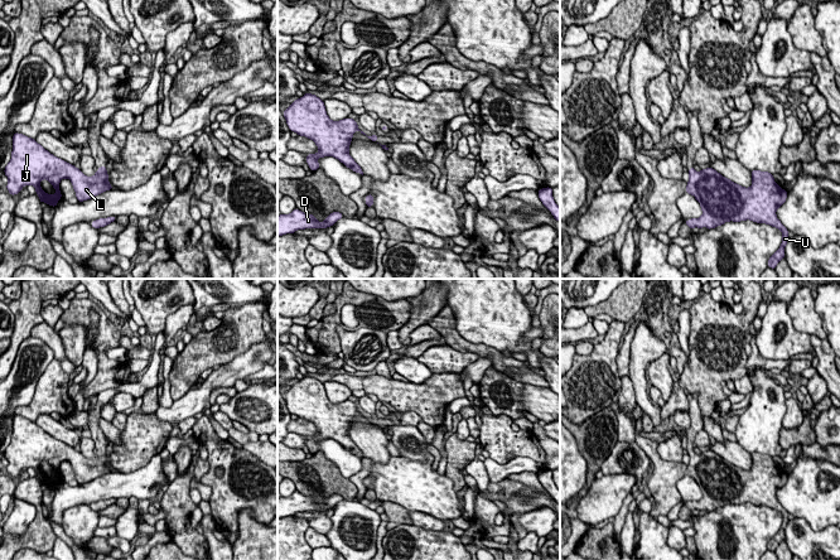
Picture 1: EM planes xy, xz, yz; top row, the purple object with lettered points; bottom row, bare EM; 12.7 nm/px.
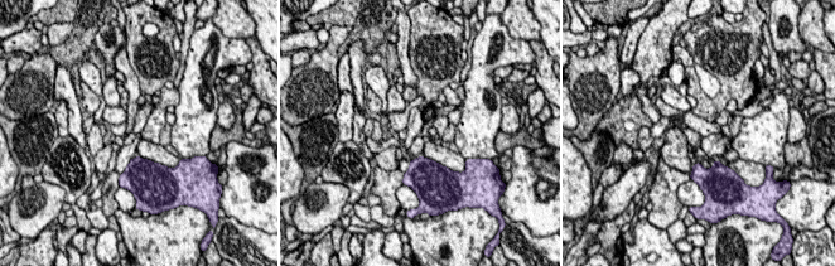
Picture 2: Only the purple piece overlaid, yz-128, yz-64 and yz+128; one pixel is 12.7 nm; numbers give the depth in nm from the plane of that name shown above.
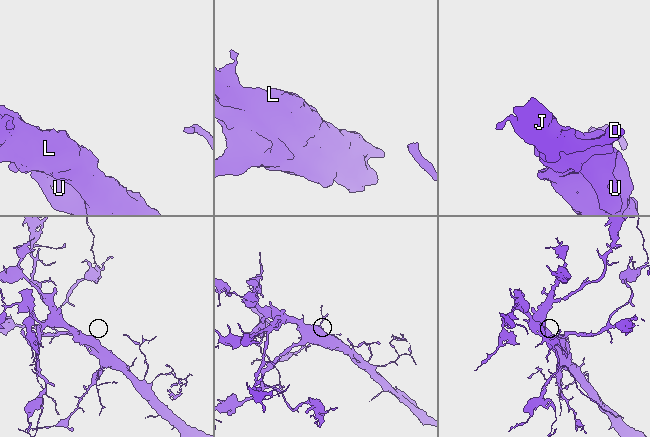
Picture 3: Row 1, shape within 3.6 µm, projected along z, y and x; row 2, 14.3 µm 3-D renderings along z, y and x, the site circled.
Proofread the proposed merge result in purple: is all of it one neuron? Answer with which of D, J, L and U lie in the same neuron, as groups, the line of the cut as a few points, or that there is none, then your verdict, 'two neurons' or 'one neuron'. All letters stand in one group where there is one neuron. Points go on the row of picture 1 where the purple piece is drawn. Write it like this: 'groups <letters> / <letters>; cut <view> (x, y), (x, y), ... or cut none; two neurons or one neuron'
groups D J L U; cut none; one neuron

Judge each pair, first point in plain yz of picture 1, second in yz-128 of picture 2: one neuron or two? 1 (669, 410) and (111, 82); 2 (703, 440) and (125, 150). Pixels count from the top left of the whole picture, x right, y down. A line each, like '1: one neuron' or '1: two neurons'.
1: one neuron
2: one neuron

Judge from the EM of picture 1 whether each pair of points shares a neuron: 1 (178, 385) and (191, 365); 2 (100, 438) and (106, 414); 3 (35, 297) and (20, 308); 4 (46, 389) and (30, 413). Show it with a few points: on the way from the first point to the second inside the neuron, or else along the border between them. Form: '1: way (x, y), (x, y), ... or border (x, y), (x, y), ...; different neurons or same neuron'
1: way (182, 380), (186, 370); same neuron
2: border (107, 401), (102, 406), (100, 416); different neurons
3: way (32, 300), (24, 308); same neuron
4: way (46, 395), (37, 406); same neuron

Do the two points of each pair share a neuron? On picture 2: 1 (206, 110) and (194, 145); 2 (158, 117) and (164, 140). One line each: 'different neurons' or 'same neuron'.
1: same neuron
2: different neurons

